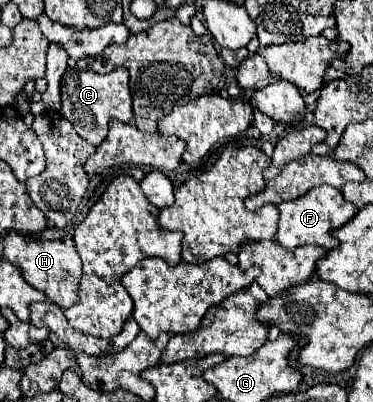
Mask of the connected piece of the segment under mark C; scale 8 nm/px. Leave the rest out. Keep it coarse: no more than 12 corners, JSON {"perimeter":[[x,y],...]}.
{"perimeter":[[125,67],[67,69],[63,117],[91,145],[131,121]]}

